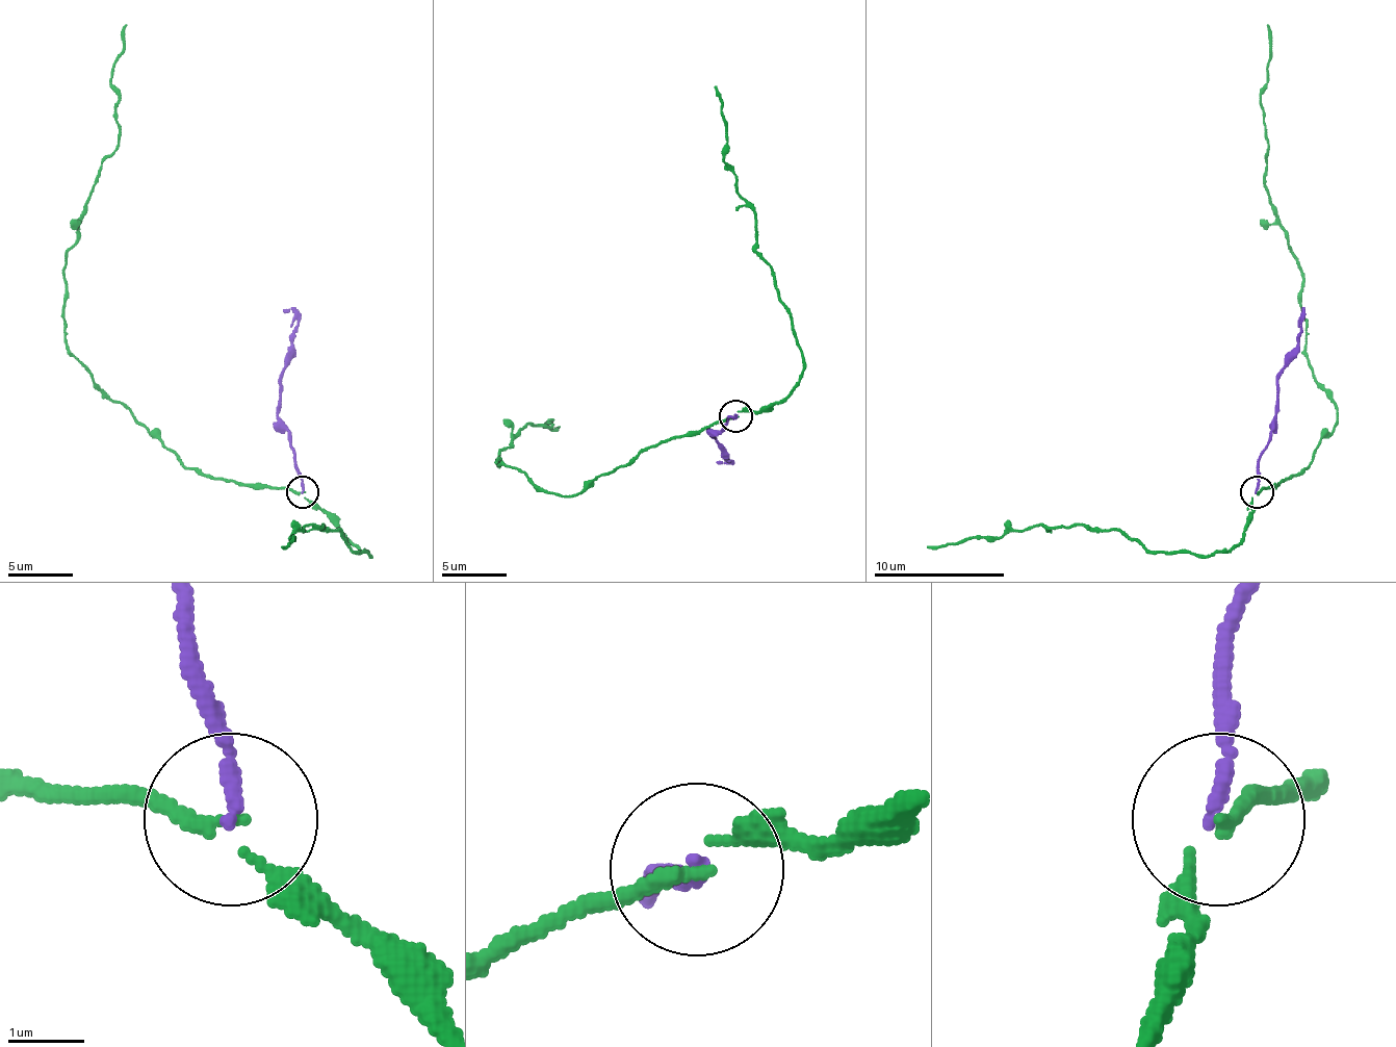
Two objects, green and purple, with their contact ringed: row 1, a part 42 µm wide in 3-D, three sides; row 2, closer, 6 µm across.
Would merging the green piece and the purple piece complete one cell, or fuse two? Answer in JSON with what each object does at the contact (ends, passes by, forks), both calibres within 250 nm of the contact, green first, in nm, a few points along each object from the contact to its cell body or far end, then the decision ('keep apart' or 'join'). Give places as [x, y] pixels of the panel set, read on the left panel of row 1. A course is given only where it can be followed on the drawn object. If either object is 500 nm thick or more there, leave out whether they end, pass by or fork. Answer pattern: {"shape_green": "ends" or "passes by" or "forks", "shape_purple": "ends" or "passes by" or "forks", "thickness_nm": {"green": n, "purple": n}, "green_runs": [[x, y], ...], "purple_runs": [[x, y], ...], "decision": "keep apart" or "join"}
{"shape_green": "passes by", "shape_purple": "ends", "thickness_nm": {"green": 140, "purple": 170}, "green_runs": [[302, 492], [210, 480], [111, 398], [67, 342], [62, 267], [99, 166], [119, 143], [111, 65], [125, 25]], "purple_runs": [[302, 492], [294, 454], [279, 414], [279, 375], [291, 342], [299, 313], [291, 306]], "decision": "keep apart"}

